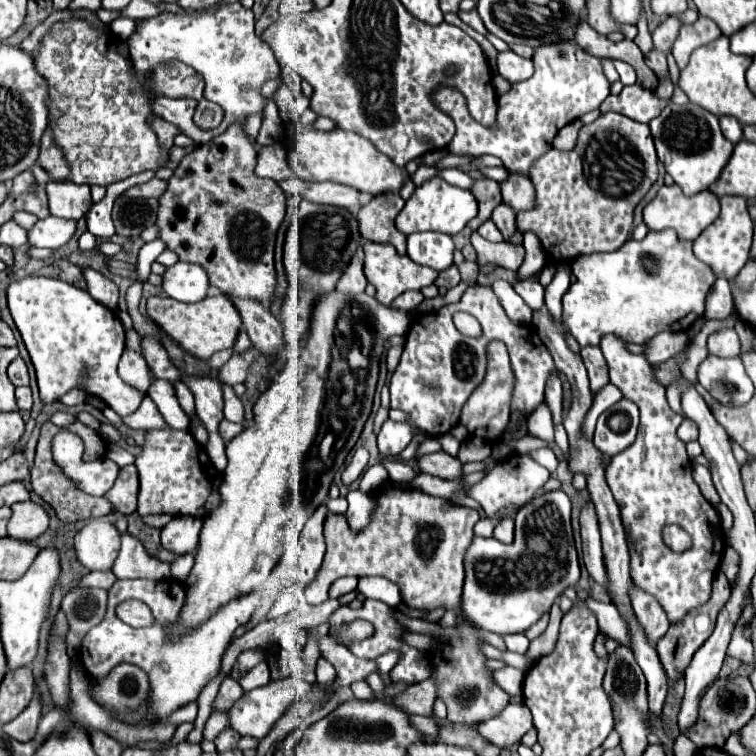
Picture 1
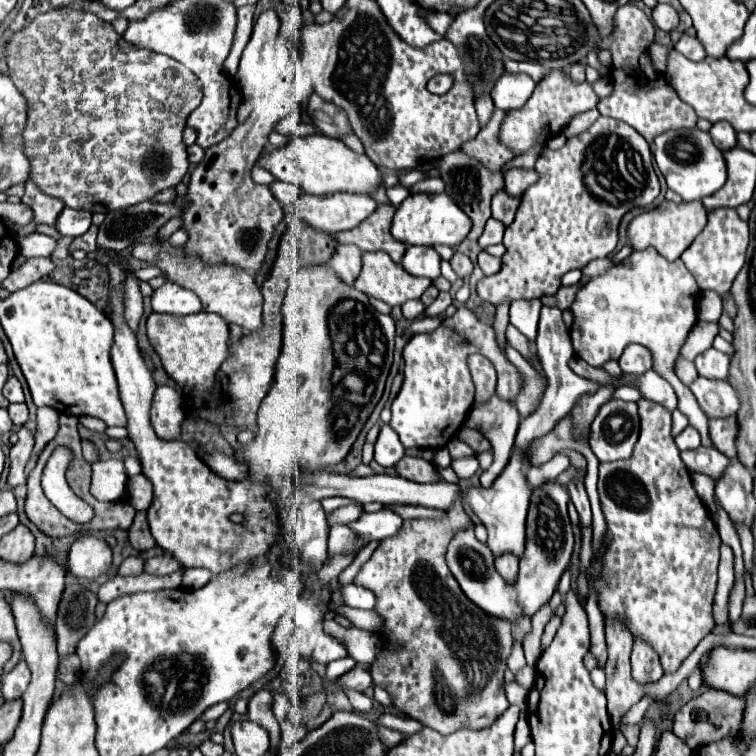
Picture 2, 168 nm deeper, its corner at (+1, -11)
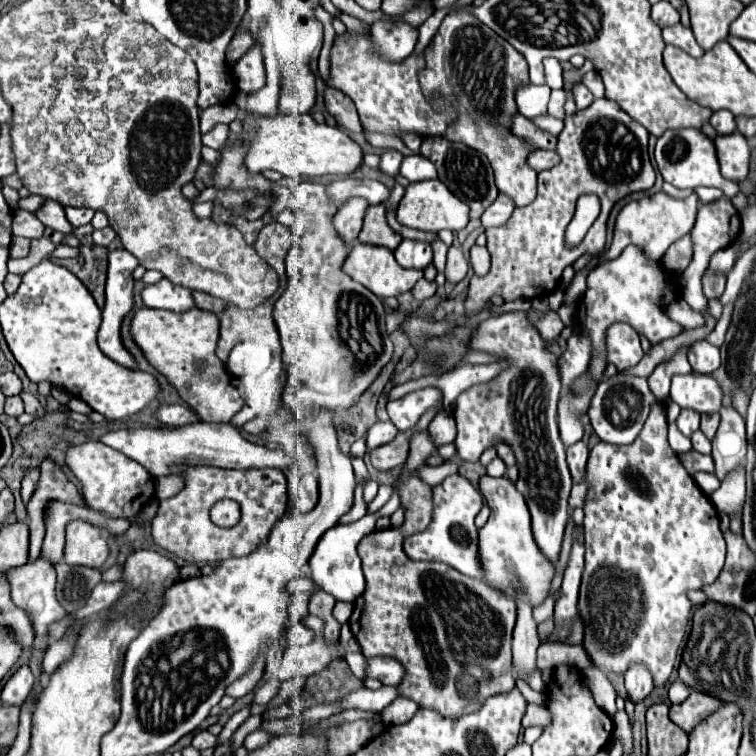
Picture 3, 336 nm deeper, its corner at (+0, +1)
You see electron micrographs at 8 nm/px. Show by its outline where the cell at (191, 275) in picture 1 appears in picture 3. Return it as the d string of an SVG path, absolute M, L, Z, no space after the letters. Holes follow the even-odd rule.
M161 280L155 286L145 286L141 298L145 308L155 308L155 310L187 312L195 306L191 290L183 286L175 286L169 280Z

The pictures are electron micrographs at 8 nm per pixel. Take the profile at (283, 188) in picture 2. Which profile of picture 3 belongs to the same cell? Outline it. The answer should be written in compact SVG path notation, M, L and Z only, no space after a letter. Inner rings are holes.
M299 182L287 204L293 214L309 220L305 232L291 246L287 254L287 276L289 284L285 294L275 302L273 318L283 344L283 364L287 368L287 386L283 392L283 406L295 416L297 422L305 418L309 406L329 408L333 412L351 408L361 394L379 376L381 368L391 360L393 344L385 330L385 308L383 302L373 296L365 286L357 284L349 276L343 276L343 262L347 258L347 246L343 238L333 228L333 216L337 212L335 204L329 200L325 186L317 182Z

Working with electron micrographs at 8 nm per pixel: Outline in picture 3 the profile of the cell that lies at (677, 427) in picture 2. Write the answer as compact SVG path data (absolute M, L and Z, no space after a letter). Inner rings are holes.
M675 422L668 425L668 442L672 450L678 455L692 449L690 438L679 431Z

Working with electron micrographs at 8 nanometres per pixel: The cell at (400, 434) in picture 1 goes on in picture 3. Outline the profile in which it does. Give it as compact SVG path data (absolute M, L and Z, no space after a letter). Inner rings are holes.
M375 422L365 434L365 444L369 450L373 450L377 446L391 442L395 436L397 436L397 428L391 422Z

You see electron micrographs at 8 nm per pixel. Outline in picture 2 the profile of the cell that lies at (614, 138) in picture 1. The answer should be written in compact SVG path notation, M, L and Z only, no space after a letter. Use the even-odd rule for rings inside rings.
M600 116L584 134L574 136L574 138L568 138L562 148L558 148L558 150L546 148L546 150L538 156L534 170L538 172L540 178L538 178L536 184L532 184L532 186L522 194L522 198L520 198L520 208L518 208L518 212L516 212L516 218L514 218L514 222L512 222L512 224L506 228L506 232L504 232L506 254L502 256L502 262L504 262L504 264L502 264L502 270L500 270L498 274L488 276L488 278L482 278L482 280L478 282L478 294L480 294L480 298L482 298L484 302L488 302L488 304L494 304L494 306L498 306L498 304L500 304L502 300L506 300L506 298L508 298L508 300L520 300L520 298L532 300L532 298L542 298L542 296L552 296L552 294L556 294L556 292L554 292L554 284L556 284L566 272L576 270L576 268L582 270L590 260L606 258L606 256L610 256L610 254L614 252L614 248L616 248L616 244L618 244L618 226L620 226L620 220L622 220L622 216L624 216L626 212L630 212L630 210L636 208L636 206L650 206L650 204L654 202L654 198L660 194L660 182L658 182L658 176L656 176L654 166L652 166L650 144L648 144L632 126L628 126L628 124L624 124L624 122L618 122L618 120L614 120L614 118L606 118L606 116Z

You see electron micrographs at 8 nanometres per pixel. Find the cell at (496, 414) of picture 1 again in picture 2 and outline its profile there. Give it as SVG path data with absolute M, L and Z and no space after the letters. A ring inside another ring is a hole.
M472 354L468 356L468 368L472 372L472 380L476 384L476 404L484 404L494 396L496 390L496 368L494 364L482 356L482 354Z

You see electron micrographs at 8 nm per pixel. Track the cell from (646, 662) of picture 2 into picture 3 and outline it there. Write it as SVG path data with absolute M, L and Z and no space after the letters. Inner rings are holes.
M637 664L625 674L625 688L627 688L629 700L633 704L637 704L649 696L649 692L653 690L653 680L651 680L649 672L645 672L645 668L641 668Z

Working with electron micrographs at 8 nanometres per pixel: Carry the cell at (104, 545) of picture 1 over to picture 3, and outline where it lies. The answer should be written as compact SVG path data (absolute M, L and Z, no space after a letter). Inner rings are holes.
M73 520L67 524L65 554L63 554L63 560L67 564L101 568L107 556L109 556L109 546L101 528L83 520Z

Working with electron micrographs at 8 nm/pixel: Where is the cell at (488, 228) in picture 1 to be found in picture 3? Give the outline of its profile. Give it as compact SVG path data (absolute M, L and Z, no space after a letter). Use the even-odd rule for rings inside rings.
M499 194L497 200L481 216L481 222L483 222L485 228L489 228L489 226L501 226L501 224L505 224L511 218L511 214L513 214L515 208L517 208L515 202L507 194Z

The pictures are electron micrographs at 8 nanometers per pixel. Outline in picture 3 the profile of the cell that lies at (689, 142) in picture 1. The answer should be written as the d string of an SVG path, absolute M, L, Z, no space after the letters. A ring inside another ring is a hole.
M693 128L667 130L655 144L655 162L663 180L673 184L675 188L693 188L693 190L699 186L725 188L725 196L729 199L740 192L737 183L725 180L721 176L713 140L709 140L701 130L693 130Z

